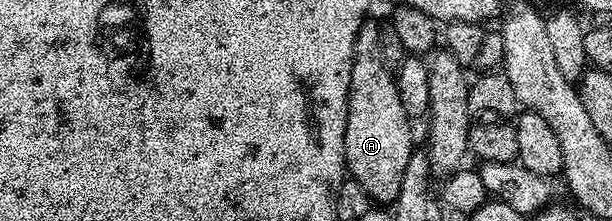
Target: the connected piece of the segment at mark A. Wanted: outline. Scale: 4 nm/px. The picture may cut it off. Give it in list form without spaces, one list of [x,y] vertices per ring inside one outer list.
[[[373,19],[362,22],[354,44],[354,62],[352,63],[352,79],[348,95],[348,115],[344,131],[344,151],[346,152],[346,167],[349,176],[370,196],[371,202],[392,203],[400,195],[400,183],[404,179],[404,171],[408,167],[408,159],[416,151],[414,133],[410,130],[412,118],[400,104],[400,91],[395,74],[384,67],[384,59],[380,55],[380,25]]]

